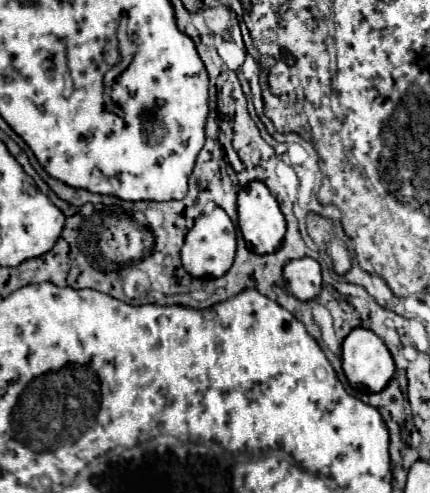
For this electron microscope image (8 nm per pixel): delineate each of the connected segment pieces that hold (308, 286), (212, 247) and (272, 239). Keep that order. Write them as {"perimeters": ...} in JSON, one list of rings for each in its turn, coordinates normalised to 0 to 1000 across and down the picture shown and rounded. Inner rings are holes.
{"perimeters":[[[[726,521],[679,525],[660,542],[660,566],[665,586],[698,611],[730,606],[744,594],[749,562],[744,562],[744,538]]],[[[502,420],[488,436],[465,436],[451,460],[433,477],[433,493],[423,501],[423,538],[428,546],[465,566],[465,562],[516,562],[544,533],[549,517],[549,465],[521,424]]],[[[581,367],[567,383],[558,383],[558,391],[553,391],[553,460],[572,485],[572,501],[600,517],[633,513],[656,493],[660,473],[665,473],[665,448],[647,420],[642,400],[628,391],[628,383],[609,367]]]]}

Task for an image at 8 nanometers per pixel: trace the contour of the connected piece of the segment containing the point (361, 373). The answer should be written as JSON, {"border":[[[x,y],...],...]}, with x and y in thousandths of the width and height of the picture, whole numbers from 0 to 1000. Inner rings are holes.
{"border":[[[828,663],[795,696],[795,748],[823,789],[874,797],[912,769],[916,732],[874,675]]]}

